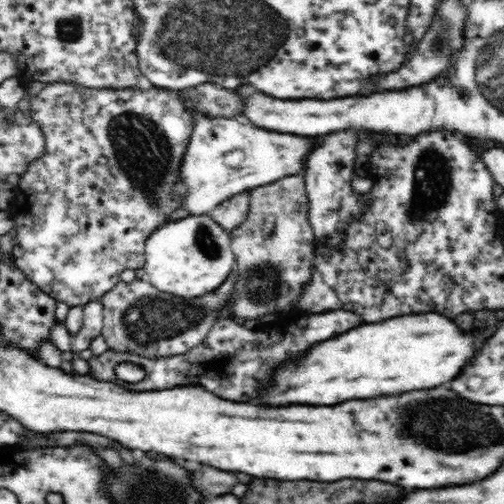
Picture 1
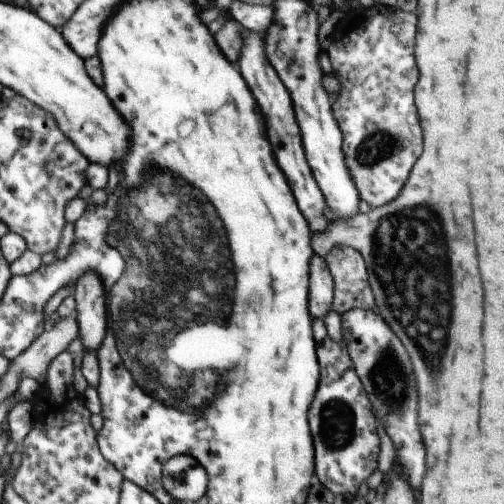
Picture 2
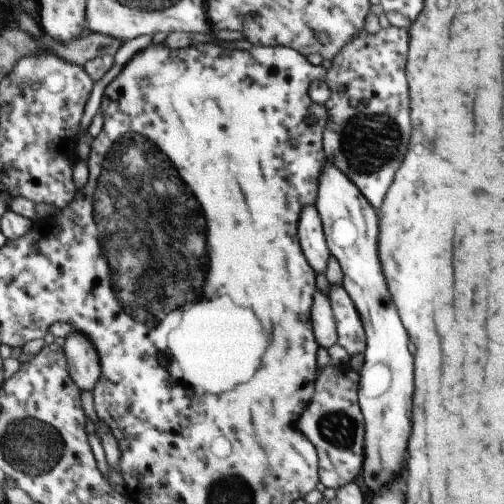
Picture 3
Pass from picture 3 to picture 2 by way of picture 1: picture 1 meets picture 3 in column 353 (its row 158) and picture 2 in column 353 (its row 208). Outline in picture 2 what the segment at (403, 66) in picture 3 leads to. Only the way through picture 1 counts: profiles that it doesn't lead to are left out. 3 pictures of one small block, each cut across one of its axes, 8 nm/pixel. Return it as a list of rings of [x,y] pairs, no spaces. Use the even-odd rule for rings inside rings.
[[[377,2],[375,6],[365,8],[363,14],[355,18],[355,22],[343,22],[343,26],[337,24],[325,48],[333,74],[339,82],[339,94],[337,100],[331,104],[331,110],[343,134],[341,150],[345,156],[345,166],[353,176],[361,200],[365,200],[371,208],[381,208],[393,202],[403,182],[407,180],[413,162],[421,154],[421,126],[417,110],[413,106],[413,88],[417,82],[417,64],[413,56],[415,34],[417,14],[409,14],[397,8],[385,8]]]

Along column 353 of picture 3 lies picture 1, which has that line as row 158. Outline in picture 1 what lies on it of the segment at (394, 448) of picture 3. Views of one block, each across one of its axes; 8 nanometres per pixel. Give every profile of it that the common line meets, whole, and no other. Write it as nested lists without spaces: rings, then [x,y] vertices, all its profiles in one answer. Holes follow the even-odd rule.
[[[194,114],[194,132],[186,148],[180,170],[182,184],[178,188],[184,196],[184,208],[196,216],[206,216],[228,198],[234,198],[234,194],[250,192],[286,176],[302,176],[304,158],[314,146],[316,140],[312,136],[282,134],[258,128],[250,122]]]

